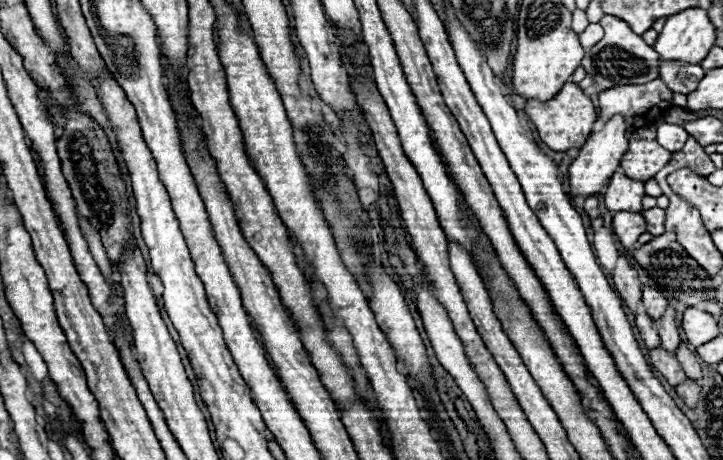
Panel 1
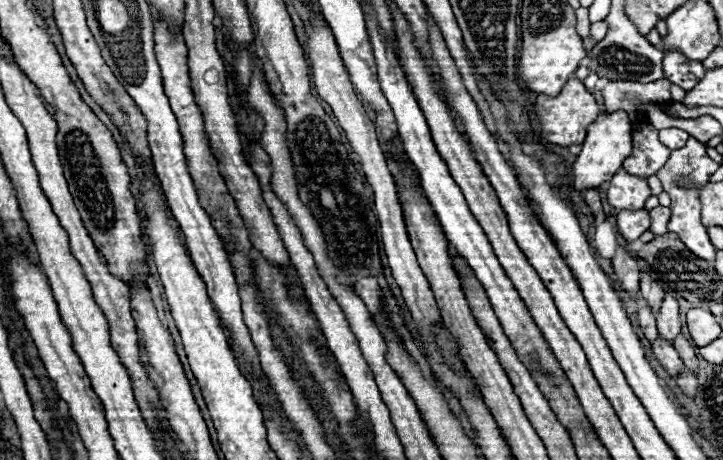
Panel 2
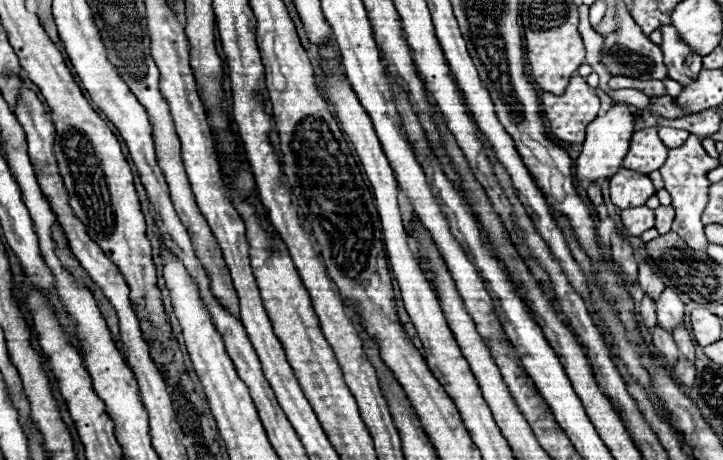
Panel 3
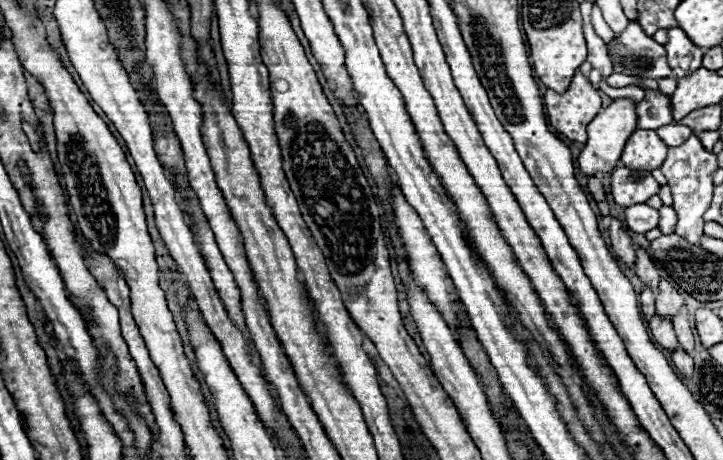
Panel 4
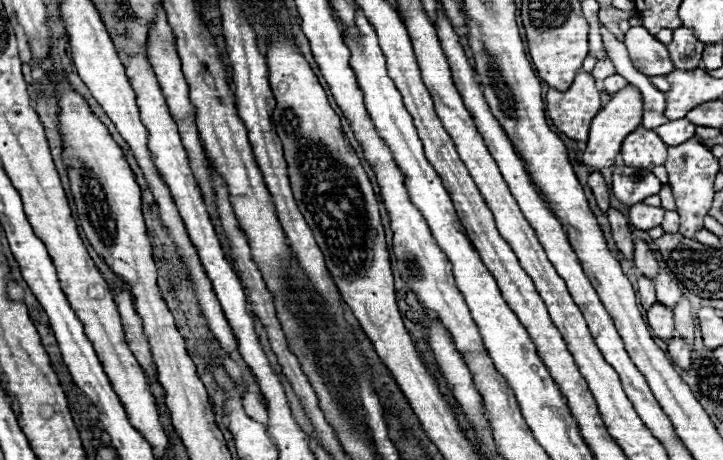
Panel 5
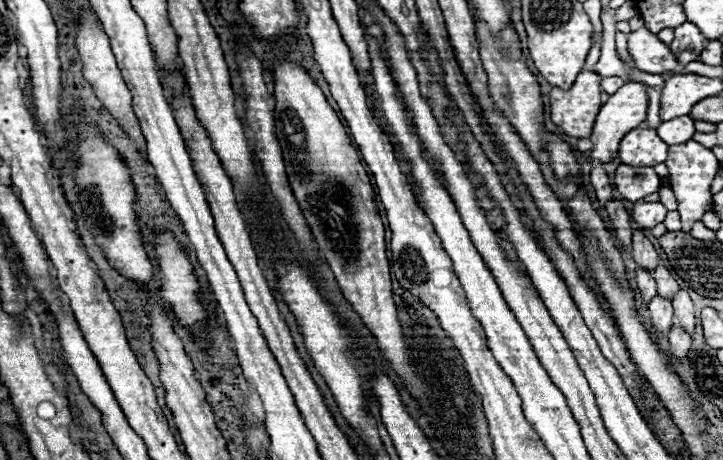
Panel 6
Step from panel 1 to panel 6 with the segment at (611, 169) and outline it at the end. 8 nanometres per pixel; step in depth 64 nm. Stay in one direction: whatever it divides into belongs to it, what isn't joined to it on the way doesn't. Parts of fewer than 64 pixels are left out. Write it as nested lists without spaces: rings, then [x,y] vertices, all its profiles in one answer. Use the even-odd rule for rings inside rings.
[[[626,82],[622,88],[618,88],[618,92],[608,98],[608,102],[600,108],[600,112],[596,116],[594,130],[590,136],[590,140],[592,140],[590,160],[598,160],[600,164],[612,162],[618,156],[618,146],[620,146],[620,140],[624,138],[624,134],[634,130],[636,126],[640,126],[646,120],[646,108],[648,108],[648,96],[640,82]]]

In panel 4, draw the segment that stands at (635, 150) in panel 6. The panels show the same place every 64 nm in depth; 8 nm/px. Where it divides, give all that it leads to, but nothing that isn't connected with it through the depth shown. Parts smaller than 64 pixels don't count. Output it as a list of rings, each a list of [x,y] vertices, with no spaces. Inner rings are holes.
[[[636,130],[622,152],[622,164],[632,170],[656,170],[666,160],[668,146],[654,130]]]

